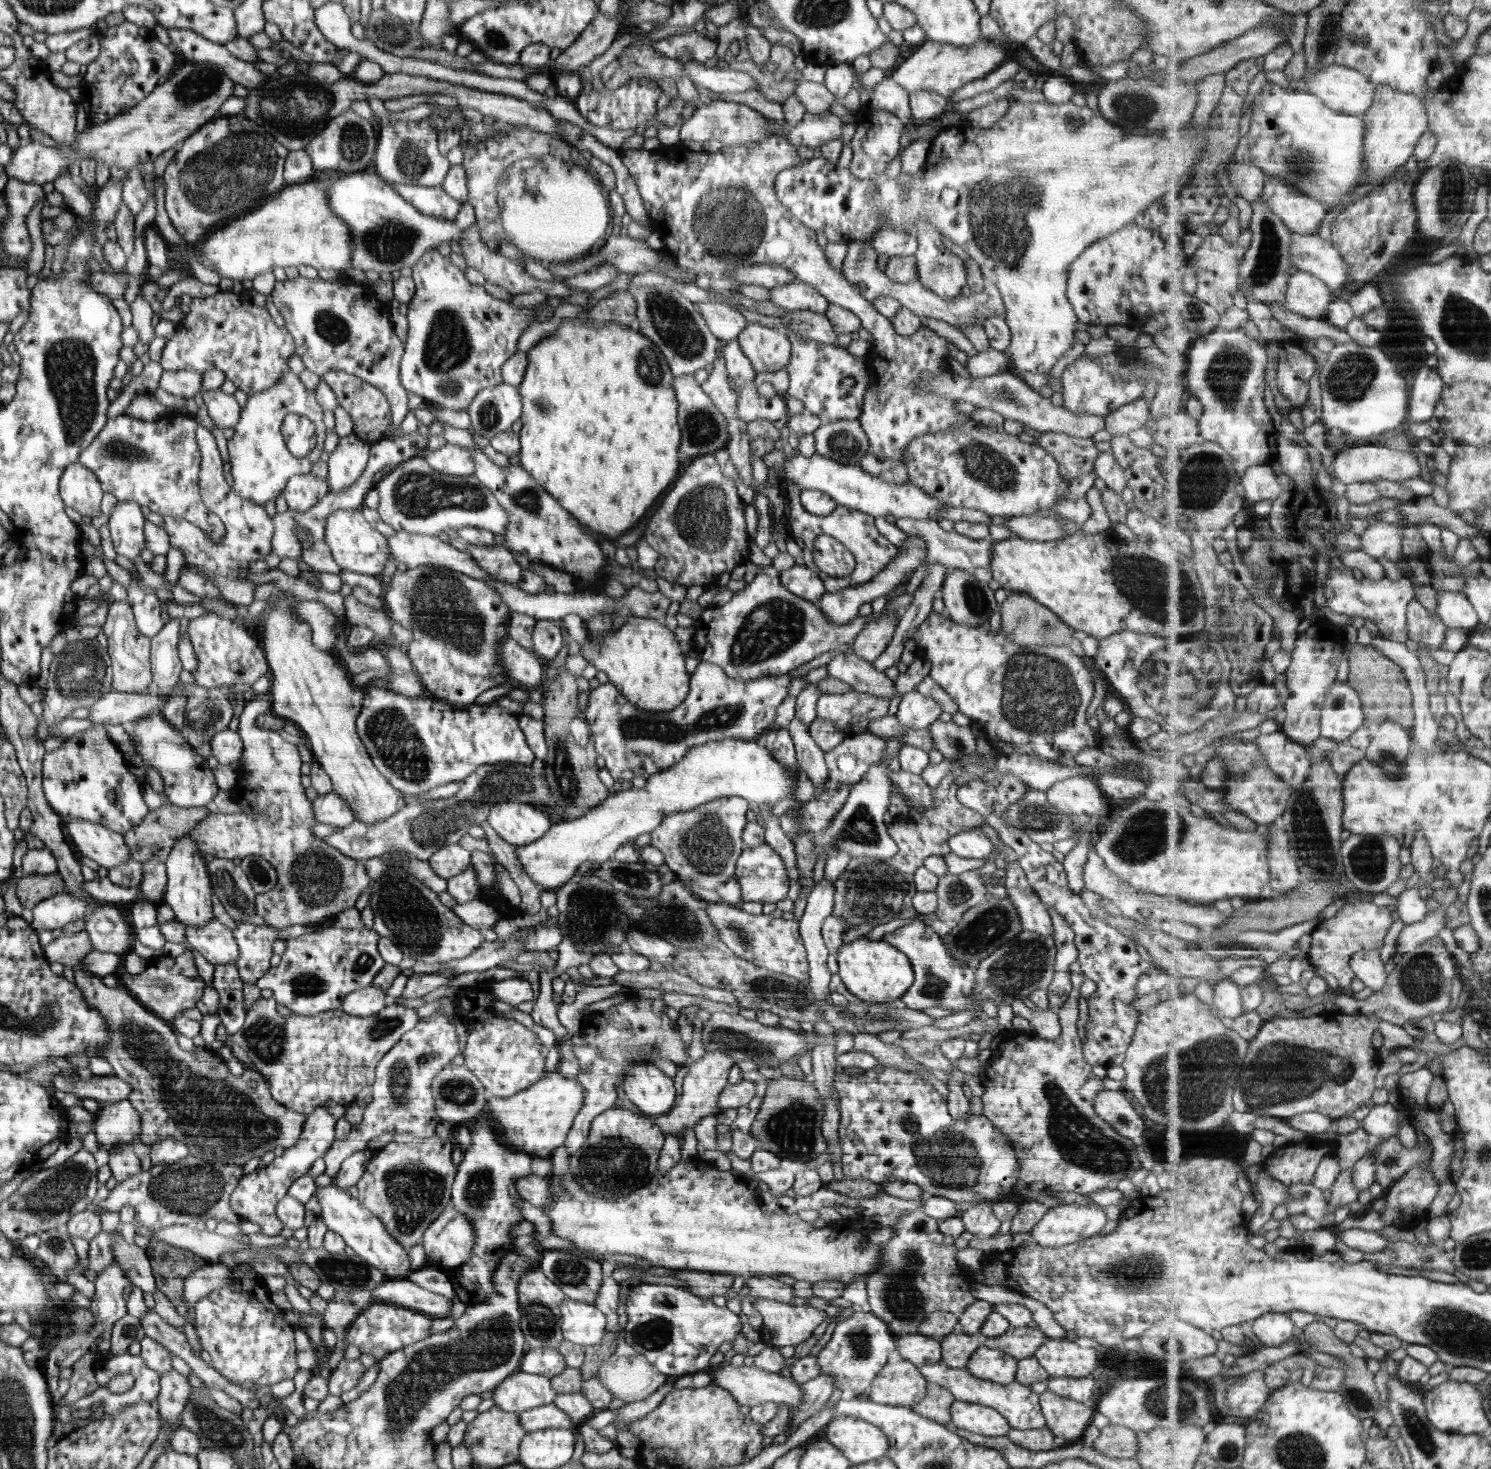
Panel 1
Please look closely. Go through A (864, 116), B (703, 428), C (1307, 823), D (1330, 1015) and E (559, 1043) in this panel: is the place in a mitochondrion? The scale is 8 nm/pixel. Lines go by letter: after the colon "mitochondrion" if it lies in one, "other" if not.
A: other
B: mitochondrion
C: mitochondrion
D: other
E: other

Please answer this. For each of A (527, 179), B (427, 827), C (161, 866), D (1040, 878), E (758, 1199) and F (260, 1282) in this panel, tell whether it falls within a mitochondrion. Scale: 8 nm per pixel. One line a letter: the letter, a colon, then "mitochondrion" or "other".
A: mitochondrion
B: mitochondrion
C: other
D: other
E: other
F: other

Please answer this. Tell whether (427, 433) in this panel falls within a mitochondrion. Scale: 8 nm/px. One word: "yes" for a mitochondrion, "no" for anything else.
no

